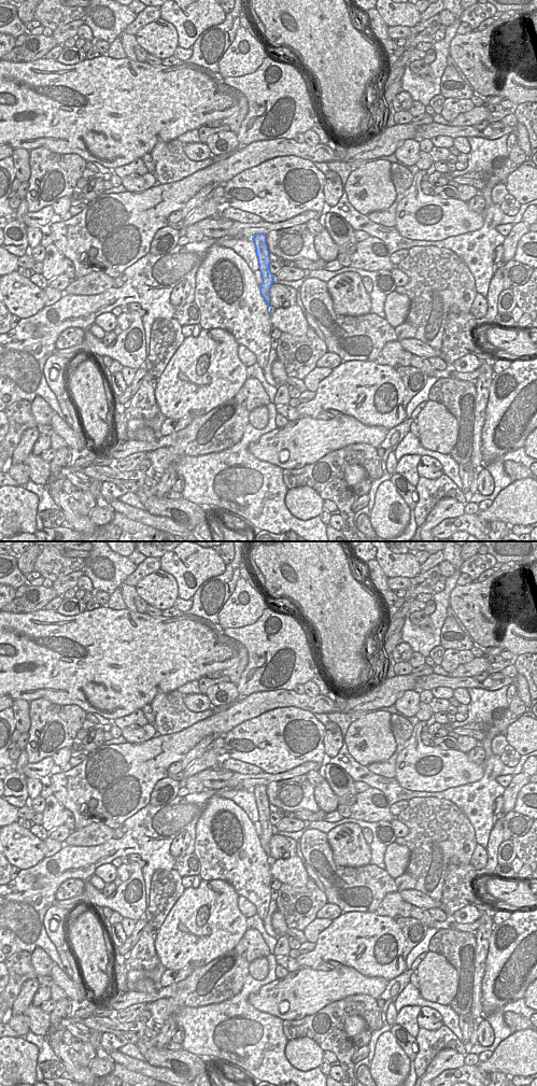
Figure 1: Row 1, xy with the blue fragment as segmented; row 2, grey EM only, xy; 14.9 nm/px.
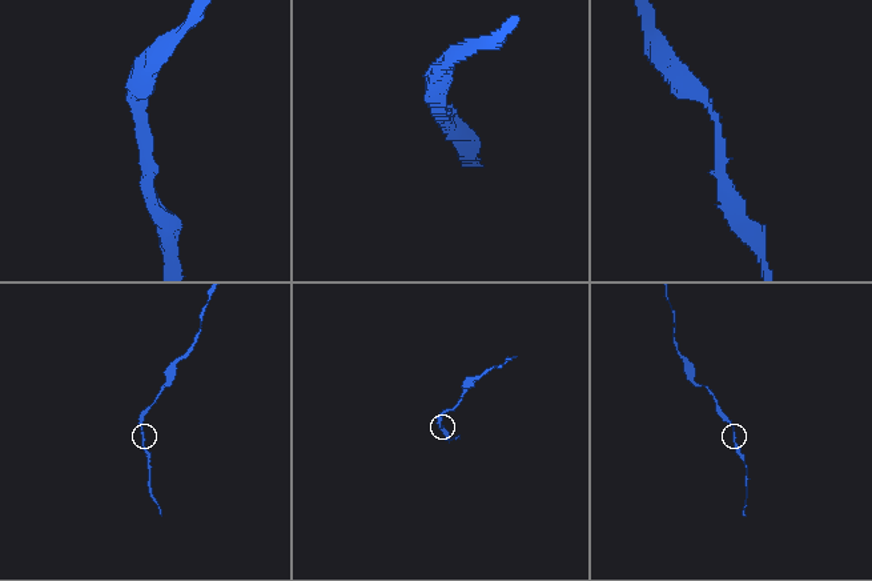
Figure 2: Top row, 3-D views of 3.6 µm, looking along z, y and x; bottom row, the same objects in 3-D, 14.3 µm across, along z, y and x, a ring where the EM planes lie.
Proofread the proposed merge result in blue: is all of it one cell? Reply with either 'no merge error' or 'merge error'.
no merge error

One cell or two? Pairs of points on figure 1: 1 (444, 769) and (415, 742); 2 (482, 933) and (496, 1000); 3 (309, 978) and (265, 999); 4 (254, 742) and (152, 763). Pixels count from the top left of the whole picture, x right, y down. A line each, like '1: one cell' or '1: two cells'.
1: one cell
2: two cells
3: one cell
4: two cells

